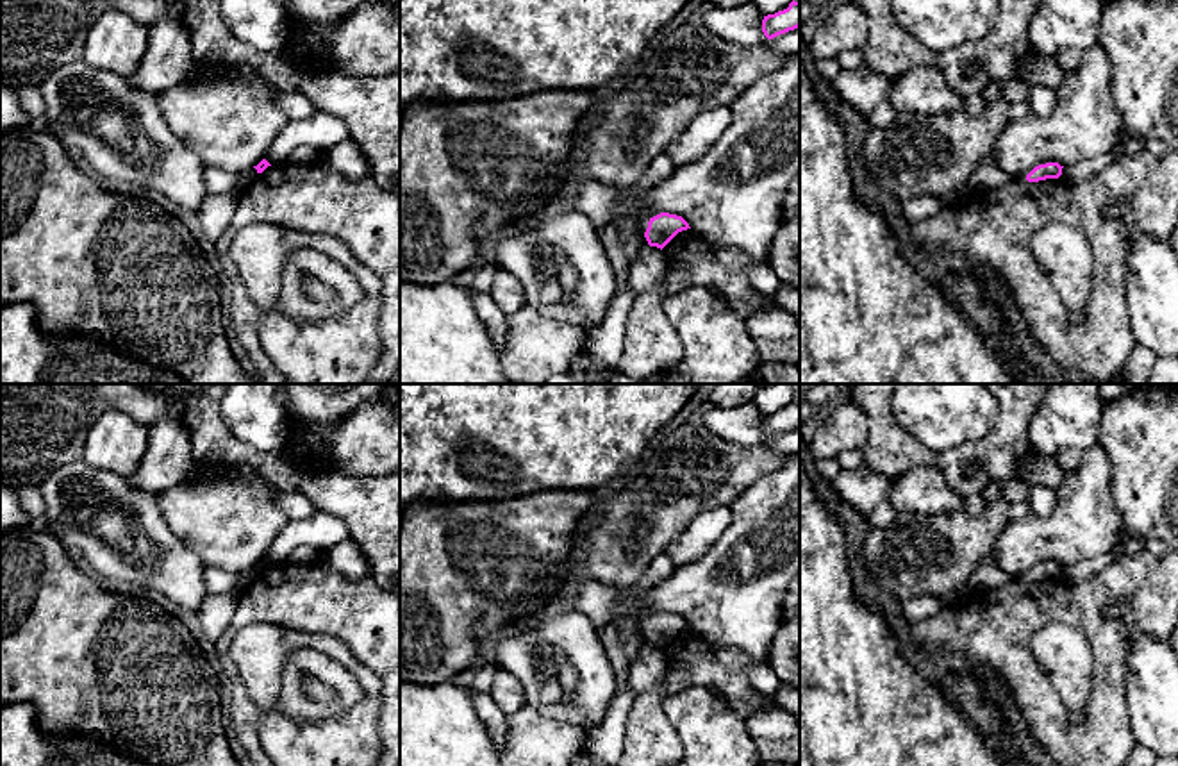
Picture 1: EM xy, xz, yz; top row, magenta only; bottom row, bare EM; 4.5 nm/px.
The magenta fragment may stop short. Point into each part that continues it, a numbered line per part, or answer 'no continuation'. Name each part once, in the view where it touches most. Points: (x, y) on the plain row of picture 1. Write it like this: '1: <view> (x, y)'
no continuation

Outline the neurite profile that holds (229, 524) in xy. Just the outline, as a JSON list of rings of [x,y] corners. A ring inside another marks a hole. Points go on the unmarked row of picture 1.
[[[223,464],[195,468],[187,479],[162,491],[157,504],[170,530],[193,550],[205,566],[230,573],[248,571],[257,566],[289,520],[277,505],[277,489],[271,484],[262,479],[245,482],[232,473],[232,466]]]

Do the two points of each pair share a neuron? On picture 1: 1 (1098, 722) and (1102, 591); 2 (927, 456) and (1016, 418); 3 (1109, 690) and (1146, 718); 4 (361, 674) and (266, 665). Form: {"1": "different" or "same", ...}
{"1": "same", "2": "same", "3": "different", "4": "same"}

